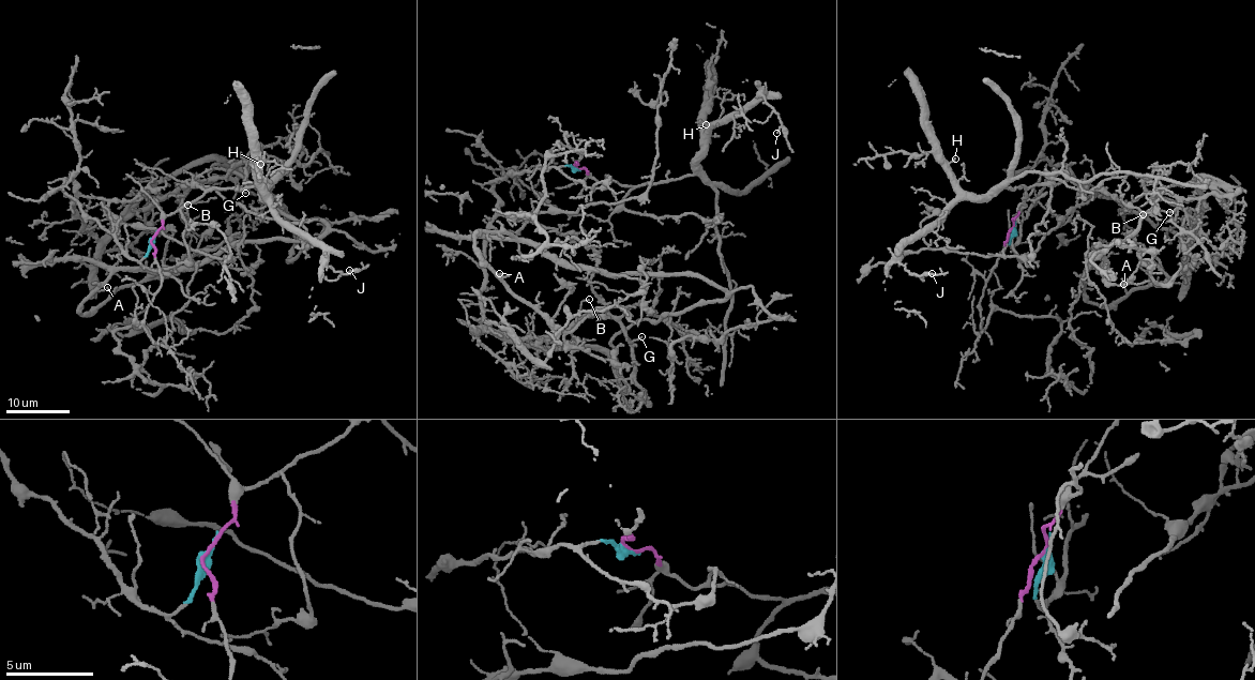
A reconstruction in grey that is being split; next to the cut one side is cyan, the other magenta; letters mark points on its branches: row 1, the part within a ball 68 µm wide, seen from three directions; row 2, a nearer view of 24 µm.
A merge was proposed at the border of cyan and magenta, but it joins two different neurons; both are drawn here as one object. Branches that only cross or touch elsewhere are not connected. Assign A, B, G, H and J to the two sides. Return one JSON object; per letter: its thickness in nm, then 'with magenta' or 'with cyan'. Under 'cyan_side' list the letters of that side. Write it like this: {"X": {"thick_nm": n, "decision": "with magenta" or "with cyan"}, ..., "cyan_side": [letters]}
{"A": {"thick_nm": 120, "decision": "with cyan"}, "B": {"thick_nm": 110, "decision": "with cyan"}, "G": {"thick_nm": 110, "decision": "with cyan"}, "H": {"thick_nm": 110, "decision": "with magenta"}, "J": {"thick_nm": 110, "decision": "with magenta"}, "cyan_side": ["A", "B", "G"]}

